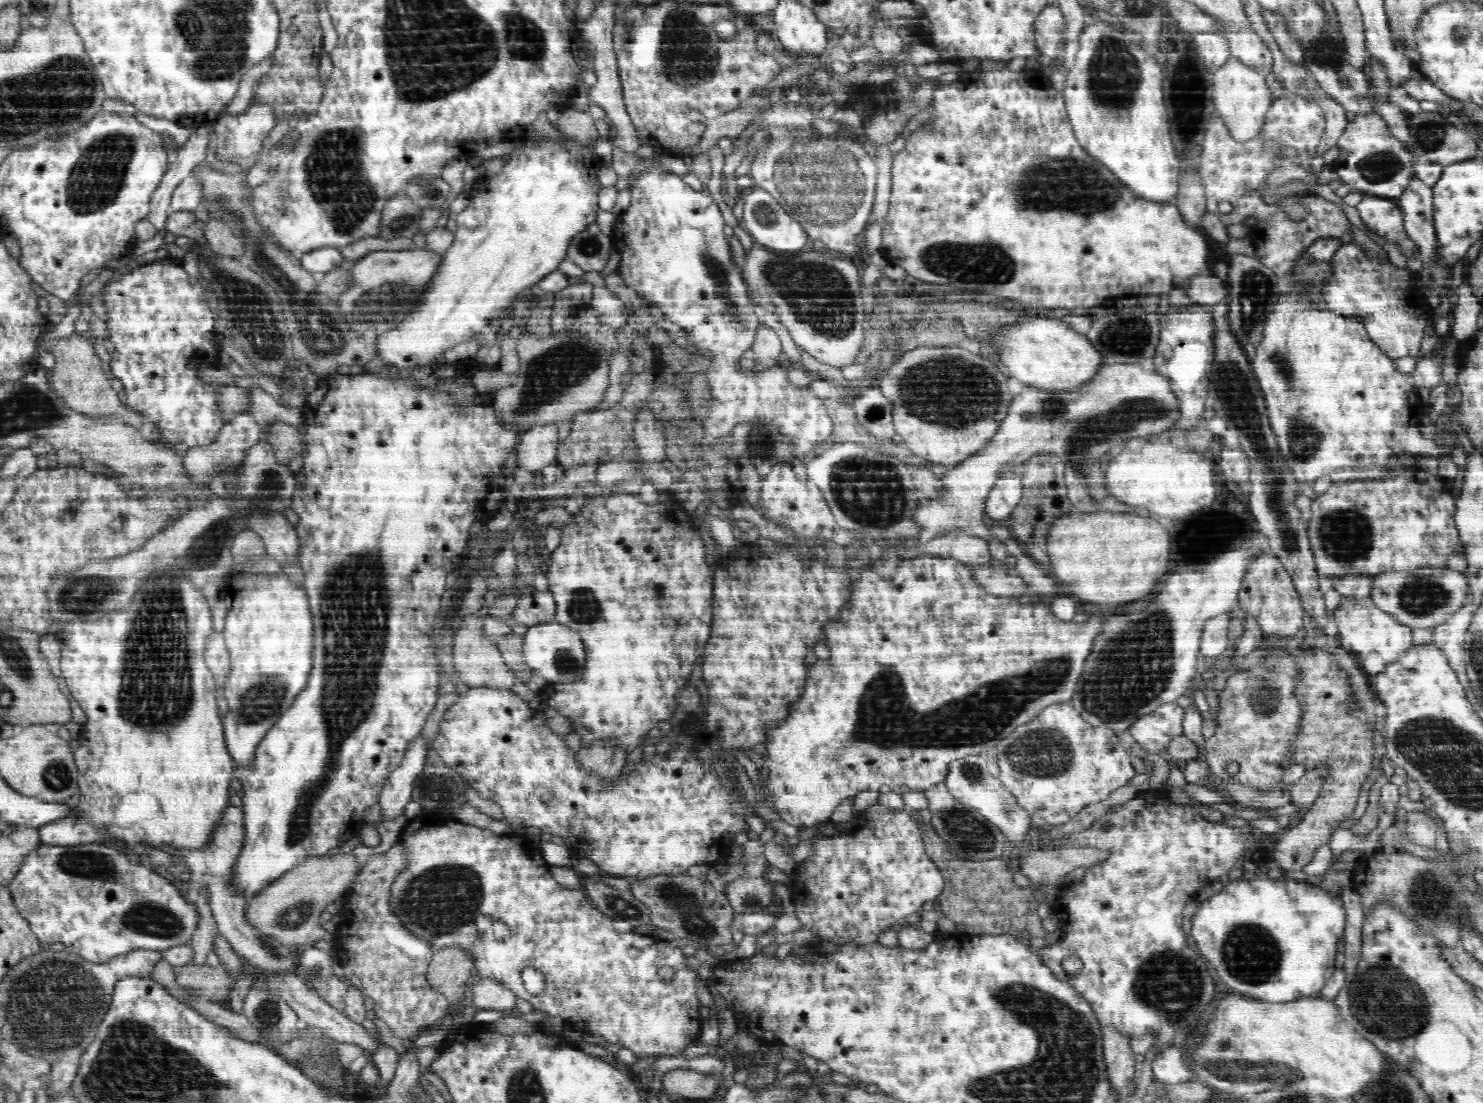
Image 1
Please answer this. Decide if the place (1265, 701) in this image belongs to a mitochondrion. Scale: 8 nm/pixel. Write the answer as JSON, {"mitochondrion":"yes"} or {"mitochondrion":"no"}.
{"mitochondrion":"yes"}

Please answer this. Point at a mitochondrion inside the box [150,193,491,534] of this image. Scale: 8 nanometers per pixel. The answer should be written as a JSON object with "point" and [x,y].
{"point":[249,305]}

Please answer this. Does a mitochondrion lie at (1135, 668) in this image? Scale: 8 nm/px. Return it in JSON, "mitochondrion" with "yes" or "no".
{"mitochondrion":"yes"}

